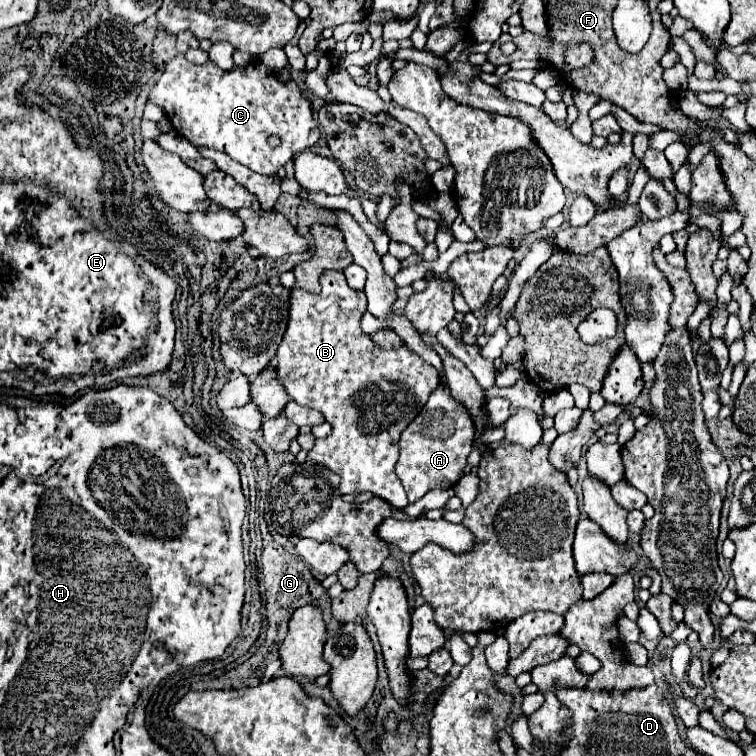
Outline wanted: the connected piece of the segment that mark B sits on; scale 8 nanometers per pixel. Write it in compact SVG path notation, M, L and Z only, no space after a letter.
M324 272L320 276L320 284L320 294L310 294L300 288L292 290L288 326L276 352L276 372L278 380L286 388L286 394L302 406L320 410L326 422L332 424L332 434L328 438L316 440L314 448L308 452L308 460L336 472L342 478L342 494L372 492L394 508L406 508L406 492L394 474L394 466L398 462L398 440L406 426L416 418L416 414L420 414L430 392L440 386L438 372L418 354L408 350L408 346L386 350L374 344L372 338L362 332L360 320L366 312L364 294L352 290L340 272Z

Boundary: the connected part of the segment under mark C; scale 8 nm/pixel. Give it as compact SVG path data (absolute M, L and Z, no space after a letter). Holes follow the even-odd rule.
M178 54L166 64L148 102L160 106L174 130L194 146L226 152L232 160L266 176L276 174L290 158L314 146L320 138L312 104L302 88L294 80L280 82L260 62L222 70L212 60L192 64L184 54ZM272 134L278 134L282 140L278 148L268 144L268 136Z

